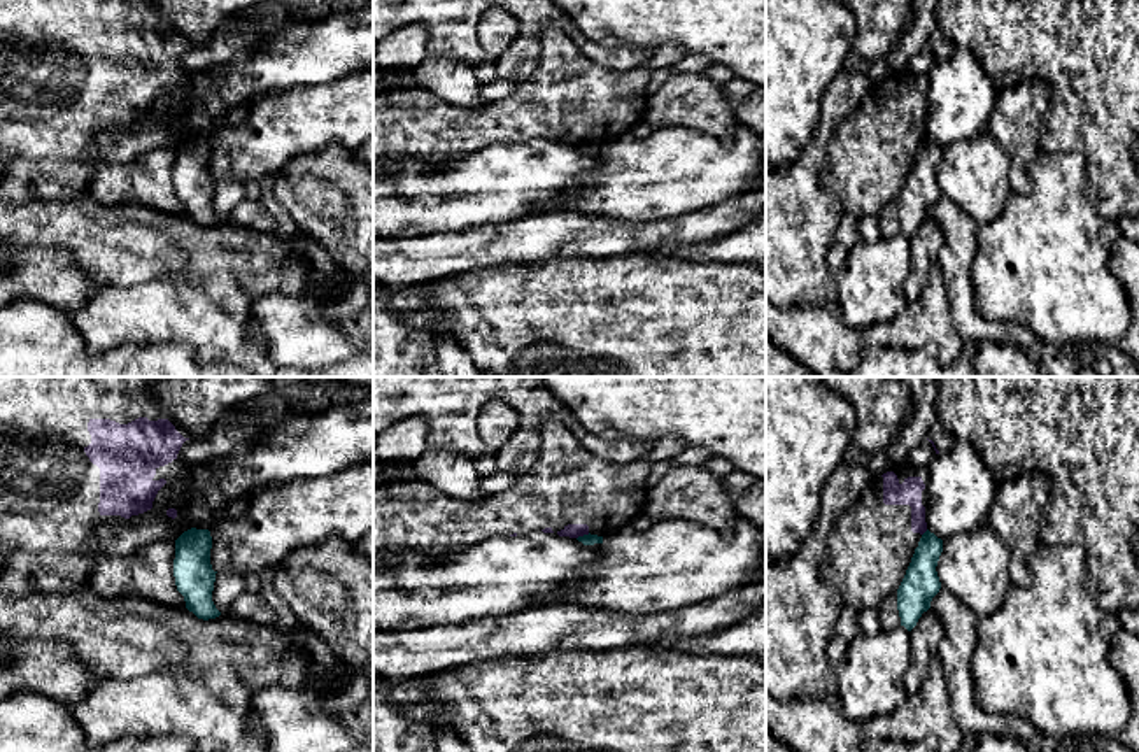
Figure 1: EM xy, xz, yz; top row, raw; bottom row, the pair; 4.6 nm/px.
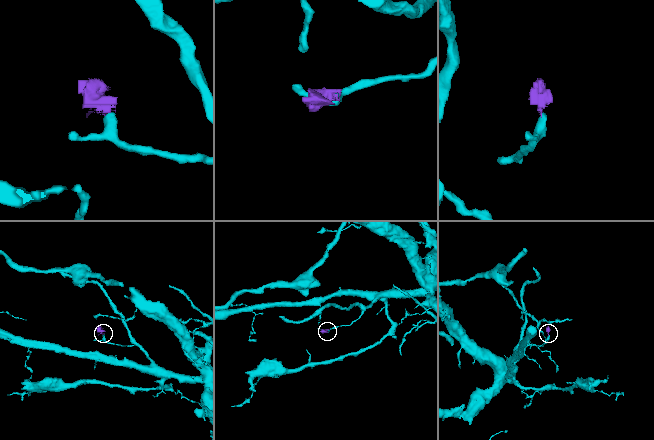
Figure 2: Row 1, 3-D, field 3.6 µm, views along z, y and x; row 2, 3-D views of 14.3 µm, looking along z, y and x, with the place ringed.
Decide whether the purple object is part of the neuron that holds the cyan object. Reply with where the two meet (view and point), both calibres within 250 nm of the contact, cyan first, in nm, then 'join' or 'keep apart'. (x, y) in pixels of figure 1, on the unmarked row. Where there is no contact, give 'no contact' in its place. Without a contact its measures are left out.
xz (584, 142) | 50/60 nm | keep apart

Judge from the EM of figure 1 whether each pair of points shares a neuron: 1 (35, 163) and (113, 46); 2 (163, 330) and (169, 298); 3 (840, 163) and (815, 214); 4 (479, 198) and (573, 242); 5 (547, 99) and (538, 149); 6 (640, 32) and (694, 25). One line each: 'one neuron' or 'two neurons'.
1: one neuron
2: one neuron
3: two neurons
4: two neurons
5: two neurons
6: one neuron

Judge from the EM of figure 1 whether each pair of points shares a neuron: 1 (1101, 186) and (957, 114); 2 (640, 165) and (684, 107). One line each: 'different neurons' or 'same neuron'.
1: different neurons
2: different neurons

